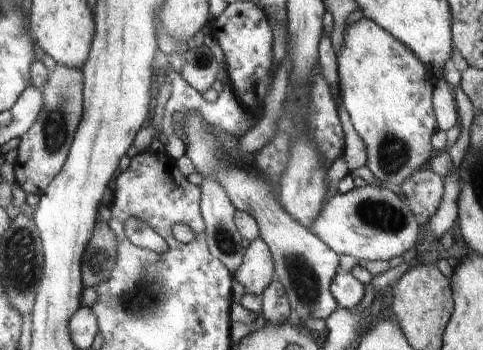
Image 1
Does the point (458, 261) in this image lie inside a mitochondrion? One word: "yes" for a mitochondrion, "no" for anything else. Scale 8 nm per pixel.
no

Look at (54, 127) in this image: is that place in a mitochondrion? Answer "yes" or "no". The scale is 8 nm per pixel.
yes

